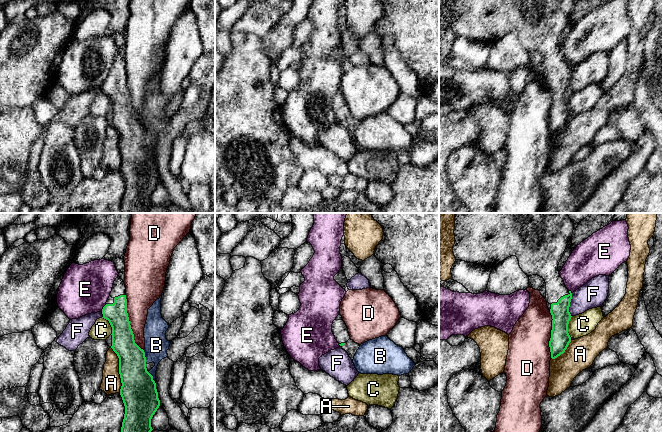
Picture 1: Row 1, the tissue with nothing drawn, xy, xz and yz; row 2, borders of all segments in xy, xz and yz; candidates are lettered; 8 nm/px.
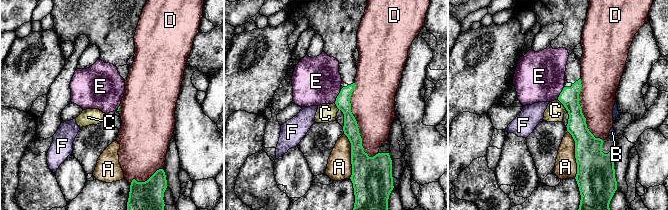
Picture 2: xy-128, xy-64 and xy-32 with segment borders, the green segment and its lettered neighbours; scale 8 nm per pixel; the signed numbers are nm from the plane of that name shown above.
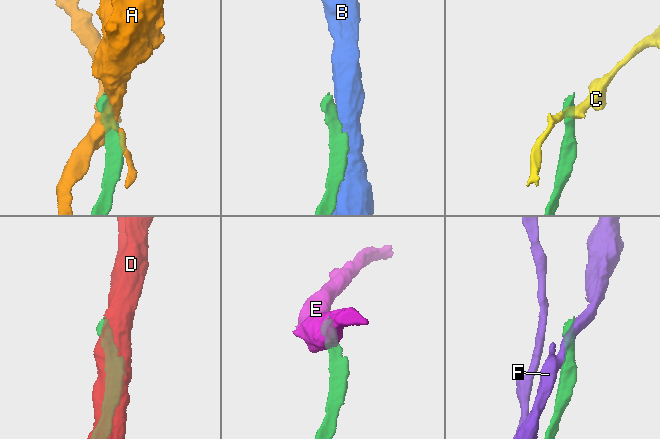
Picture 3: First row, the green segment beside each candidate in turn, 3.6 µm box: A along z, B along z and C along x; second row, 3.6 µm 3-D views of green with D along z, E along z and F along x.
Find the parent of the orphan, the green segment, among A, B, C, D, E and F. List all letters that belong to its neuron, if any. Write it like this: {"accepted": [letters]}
{"accepted": []}

